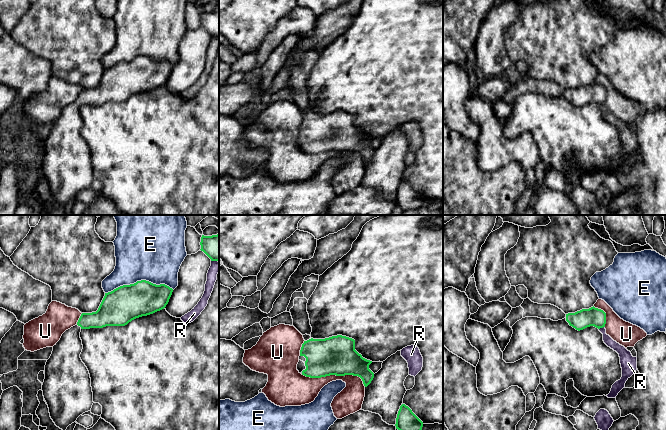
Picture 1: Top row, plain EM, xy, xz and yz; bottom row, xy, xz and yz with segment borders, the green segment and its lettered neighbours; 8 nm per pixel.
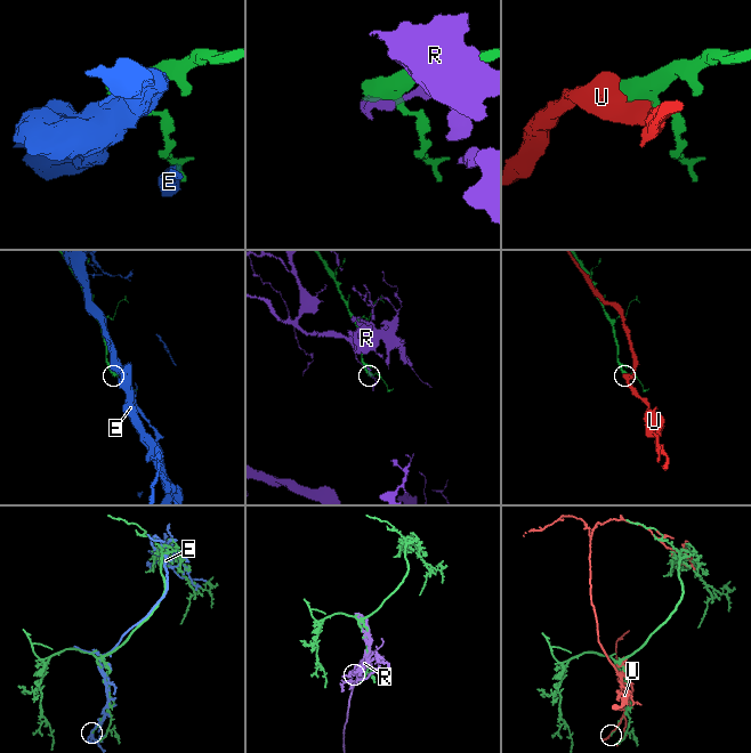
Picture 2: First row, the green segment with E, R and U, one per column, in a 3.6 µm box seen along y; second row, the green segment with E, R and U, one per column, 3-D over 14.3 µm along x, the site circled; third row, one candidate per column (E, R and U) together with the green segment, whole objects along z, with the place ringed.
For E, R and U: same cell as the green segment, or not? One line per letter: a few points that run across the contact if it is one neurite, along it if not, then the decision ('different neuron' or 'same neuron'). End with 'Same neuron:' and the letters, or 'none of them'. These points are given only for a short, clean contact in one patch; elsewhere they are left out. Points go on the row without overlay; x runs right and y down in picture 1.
E: different neuron
R: different neuron
U: different neuron
Same neuron: none of them

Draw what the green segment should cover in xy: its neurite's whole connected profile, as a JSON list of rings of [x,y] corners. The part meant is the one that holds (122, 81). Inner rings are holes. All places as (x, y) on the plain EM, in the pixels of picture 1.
[[[146,56],[123,61],[105,72],[96,88],[82,89],[77,100],[66,106],[53,122],[53,127],[45,141],[45,155],[42,161],[44,175],[50,193],[57,203],[65,207],[77,194],[91,186],[93,168],[89,147],[80,134],[83,125],[80,108],[82,105],[125,102],[132,96],[153,90],[166,83],[173,65],[165,60],[156,61]]]

